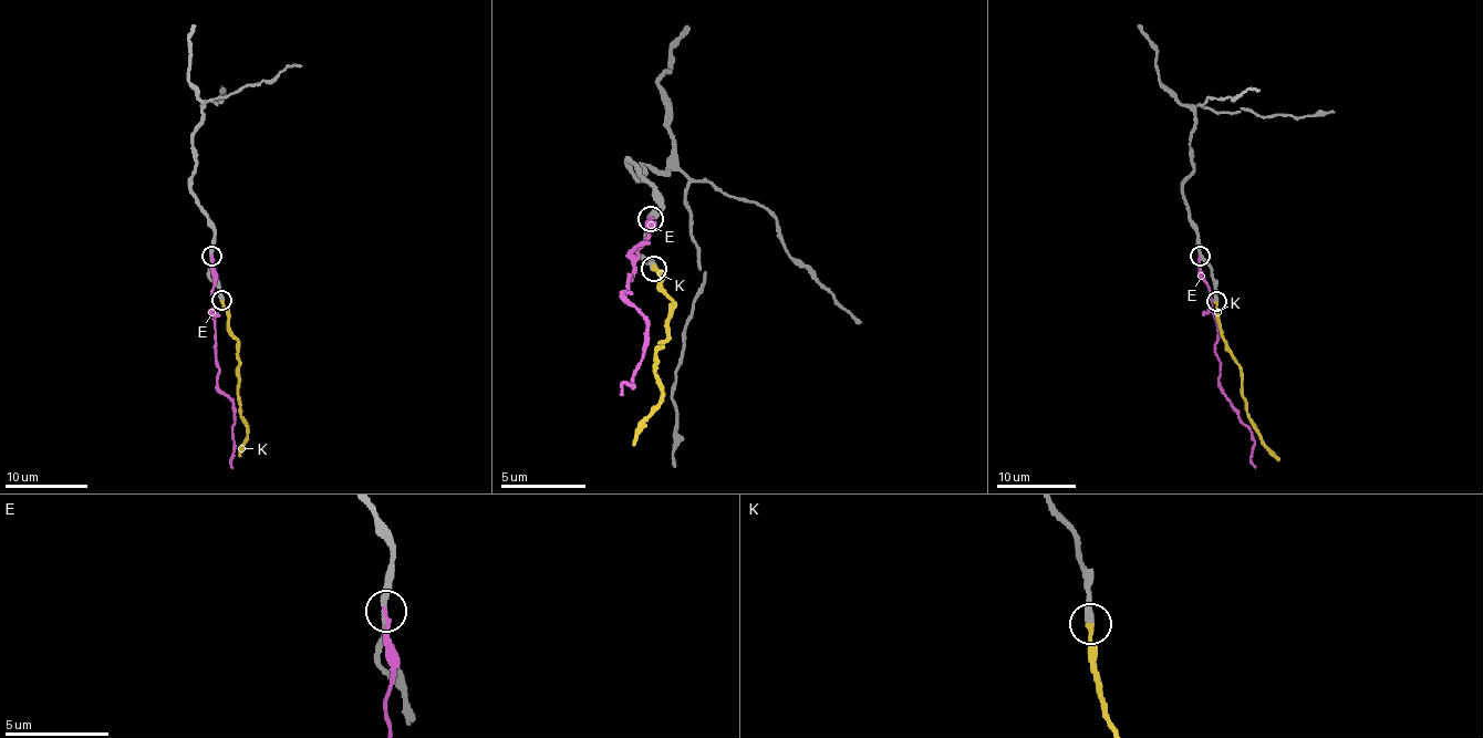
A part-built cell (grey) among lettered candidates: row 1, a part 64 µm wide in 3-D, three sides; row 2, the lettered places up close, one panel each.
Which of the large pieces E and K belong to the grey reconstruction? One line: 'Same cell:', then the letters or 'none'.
Same cell: K

